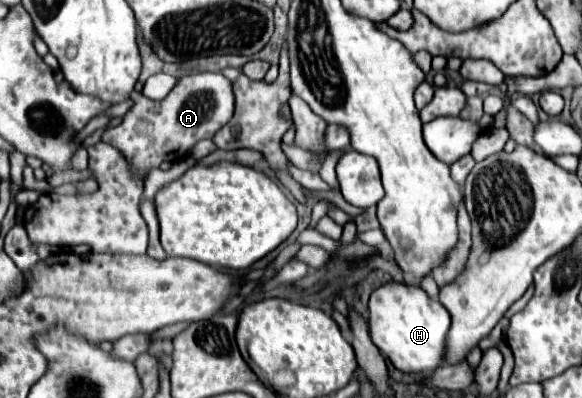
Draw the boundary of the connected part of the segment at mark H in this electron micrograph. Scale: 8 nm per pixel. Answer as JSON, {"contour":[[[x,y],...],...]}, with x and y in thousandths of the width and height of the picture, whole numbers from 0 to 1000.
{"contour":[[[677,706],[660,711],[636,741],[632,776],[636,776],[636,796],[632,796],[636,847],[643,867],[653,877],[653,887],[667,897],[684,932],[739,942],[753,922],[766,917],[766,847],[773,827],[773,786],[753,756],[739,751],[729,726],[694,716],[694,711],[677,711]]]}

